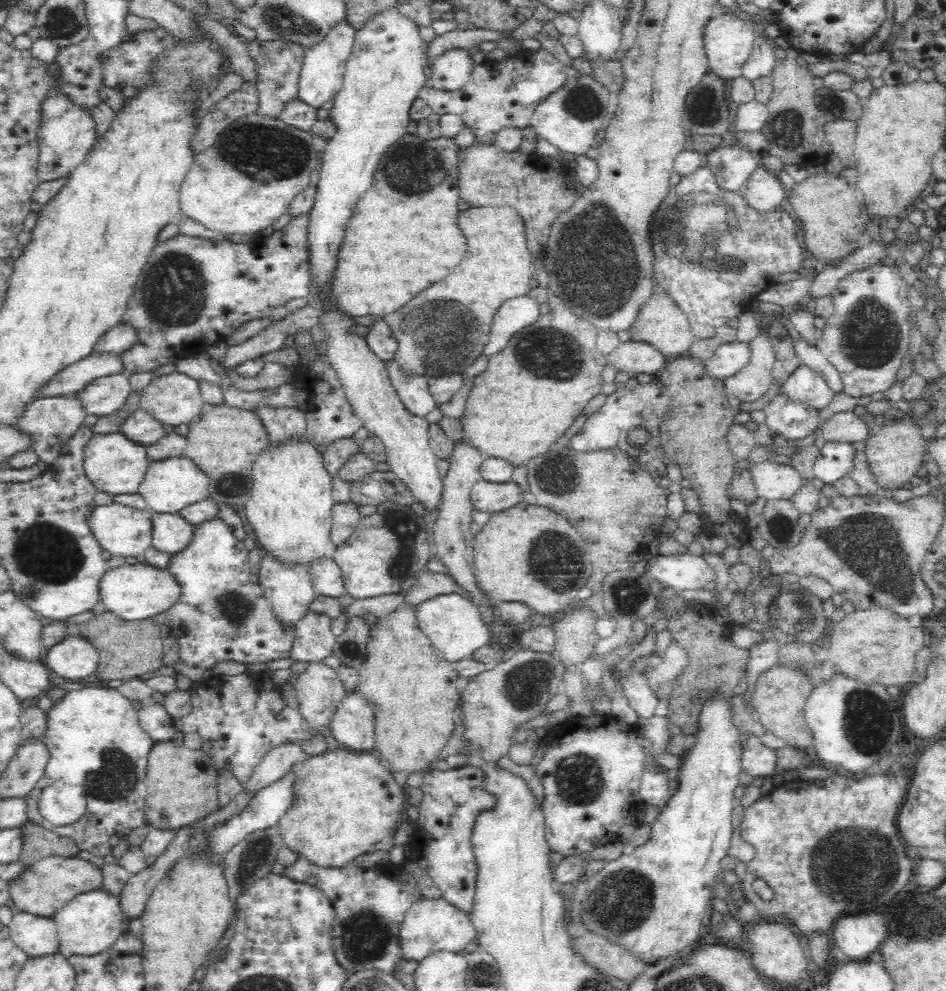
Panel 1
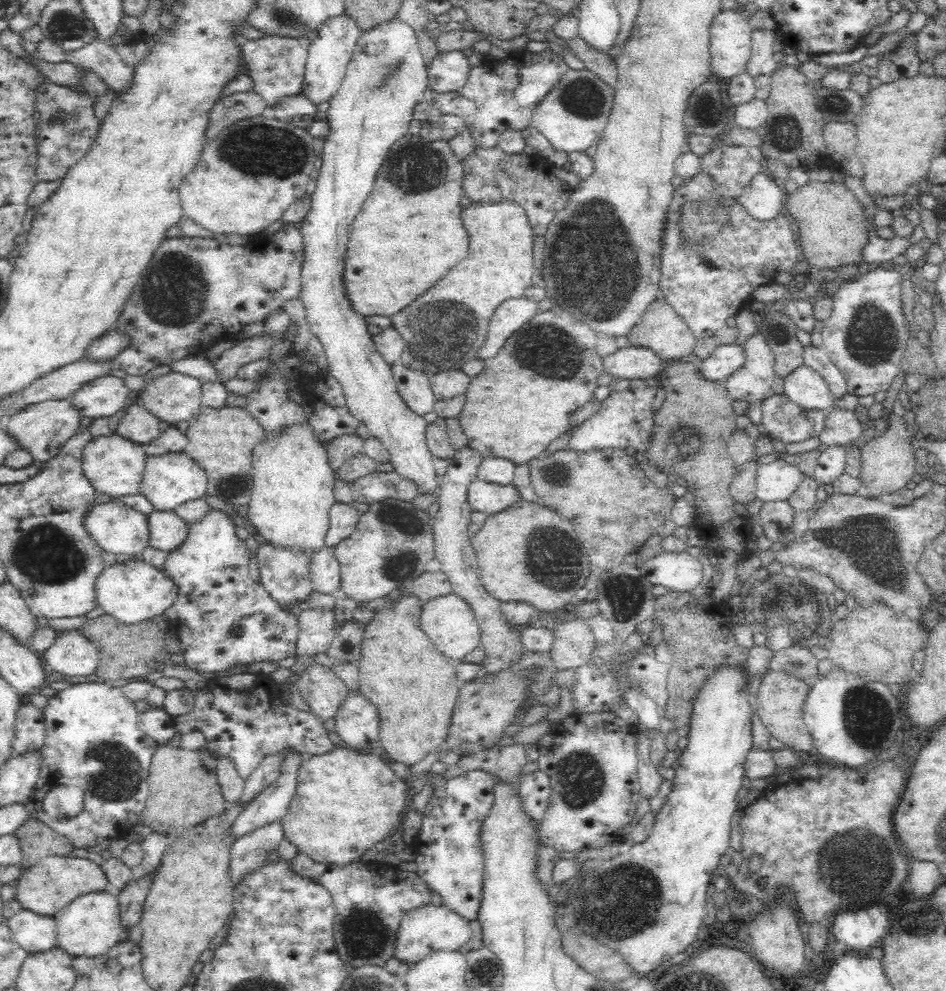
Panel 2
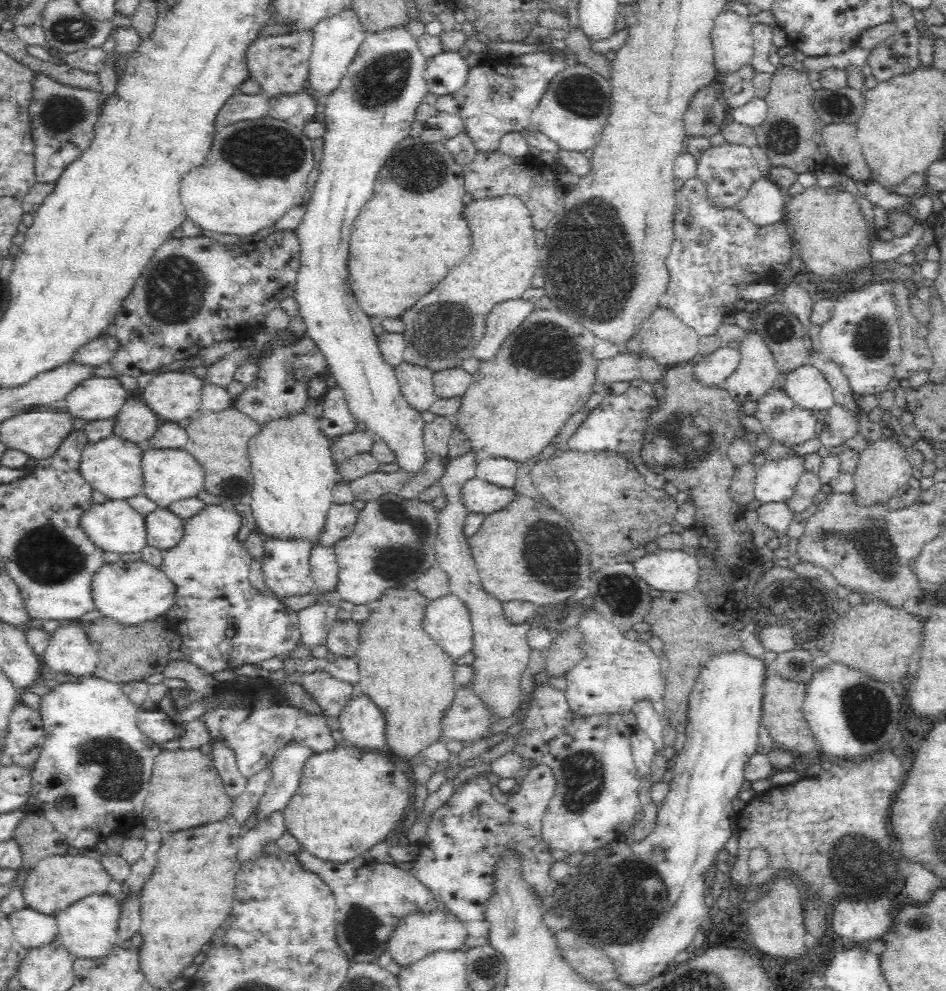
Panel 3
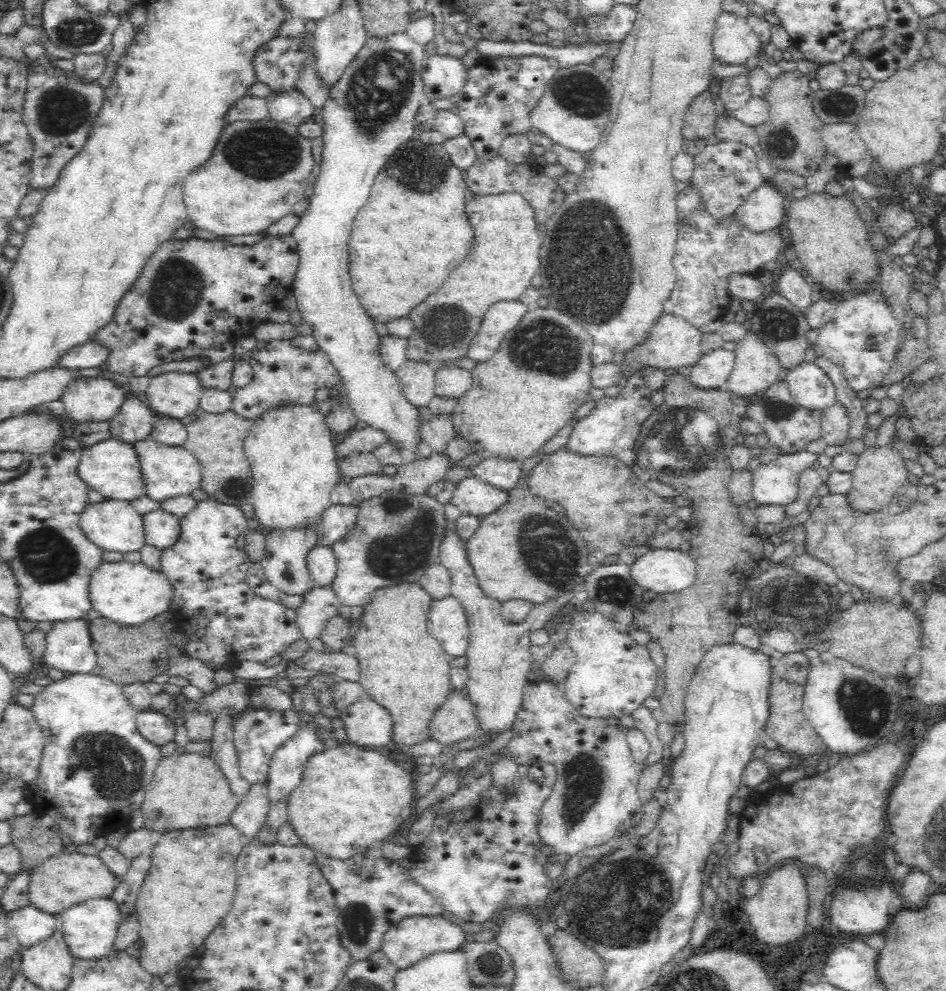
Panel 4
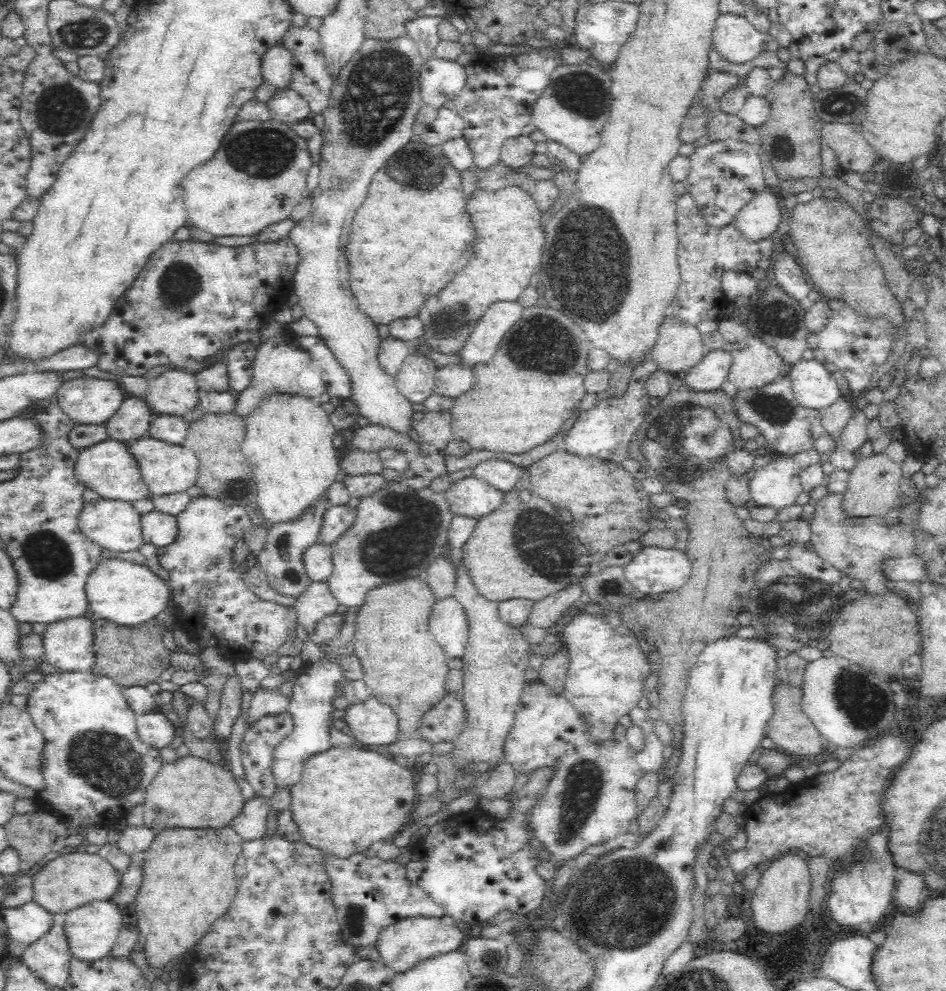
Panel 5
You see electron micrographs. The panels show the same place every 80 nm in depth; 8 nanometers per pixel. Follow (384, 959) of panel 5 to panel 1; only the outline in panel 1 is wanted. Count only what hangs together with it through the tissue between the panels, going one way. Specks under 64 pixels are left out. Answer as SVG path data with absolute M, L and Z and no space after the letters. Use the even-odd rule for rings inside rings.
M422 898L406 911L399 928L399 950L406 960L420 962L436 951L460 952L477 937L470 916L443 898Z

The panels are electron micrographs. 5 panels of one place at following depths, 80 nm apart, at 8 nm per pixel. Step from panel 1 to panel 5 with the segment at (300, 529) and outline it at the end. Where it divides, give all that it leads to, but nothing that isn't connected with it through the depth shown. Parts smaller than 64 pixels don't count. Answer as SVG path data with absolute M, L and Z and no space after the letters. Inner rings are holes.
M272 391L261 398L243 417L244 440L239 446L258 482L257 506L268 524L291 521L301 515L317 498L328 492L329 486L341 473L340 458L333 447L338 430L330 422L330 415L321 403L306 395Z

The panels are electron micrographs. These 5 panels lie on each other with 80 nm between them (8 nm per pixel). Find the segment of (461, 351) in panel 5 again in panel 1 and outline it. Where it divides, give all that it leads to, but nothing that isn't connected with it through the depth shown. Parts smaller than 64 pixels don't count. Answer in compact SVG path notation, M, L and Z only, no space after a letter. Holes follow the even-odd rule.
M529 296L509 298L494 313L490 325L490 340L483 348L484 356L494 356L508 346L508 340L519 330L535 321L540 314L540 304Z

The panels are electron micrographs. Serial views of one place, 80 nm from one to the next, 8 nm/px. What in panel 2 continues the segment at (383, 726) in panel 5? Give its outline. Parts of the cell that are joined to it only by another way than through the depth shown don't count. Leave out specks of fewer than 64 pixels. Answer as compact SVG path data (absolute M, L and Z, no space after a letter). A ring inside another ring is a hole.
M362 693L346 698L335 717L335 732L349 748L380 748L380 716Z

